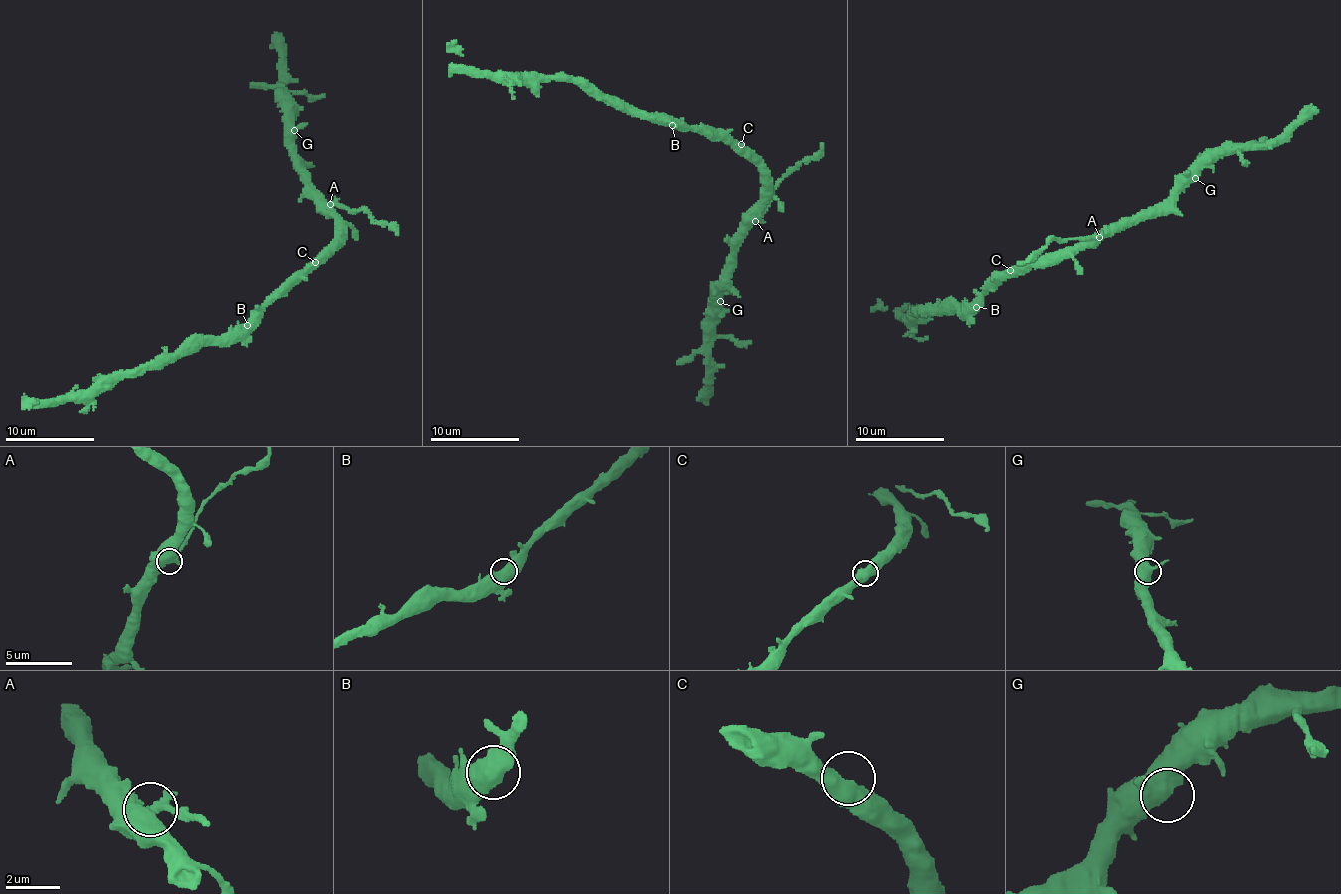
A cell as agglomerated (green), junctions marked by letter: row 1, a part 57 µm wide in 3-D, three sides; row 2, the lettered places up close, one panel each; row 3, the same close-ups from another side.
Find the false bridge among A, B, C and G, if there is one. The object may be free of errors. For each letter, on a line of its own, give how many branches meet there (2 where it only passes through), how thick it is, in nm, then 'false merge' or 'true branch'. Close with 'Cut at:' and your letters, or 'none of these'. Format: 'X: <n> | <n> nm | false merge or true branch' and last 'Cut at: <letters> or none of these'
A: 2 | 550 nm | false merge
B: 2 | 550 nm | true branch
C: 2 | 550 nm | true branch
G: 2 | 550 nm | true branch
Cut at: A

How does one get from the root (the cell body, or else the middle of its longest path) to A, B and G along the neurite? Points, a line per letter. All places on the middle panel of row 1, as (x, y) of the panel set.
A: (736, 149), (758, 167), (763, 176), (763, 209), (756, 221)
B: (736, 149), (696, 130), (681, 130), (672, 125)
G: (736, 149), (761, 170), (763, 203), (758, 219), (749, 225), (738, 246), (731, 275), (720, 289), (720, 301)

